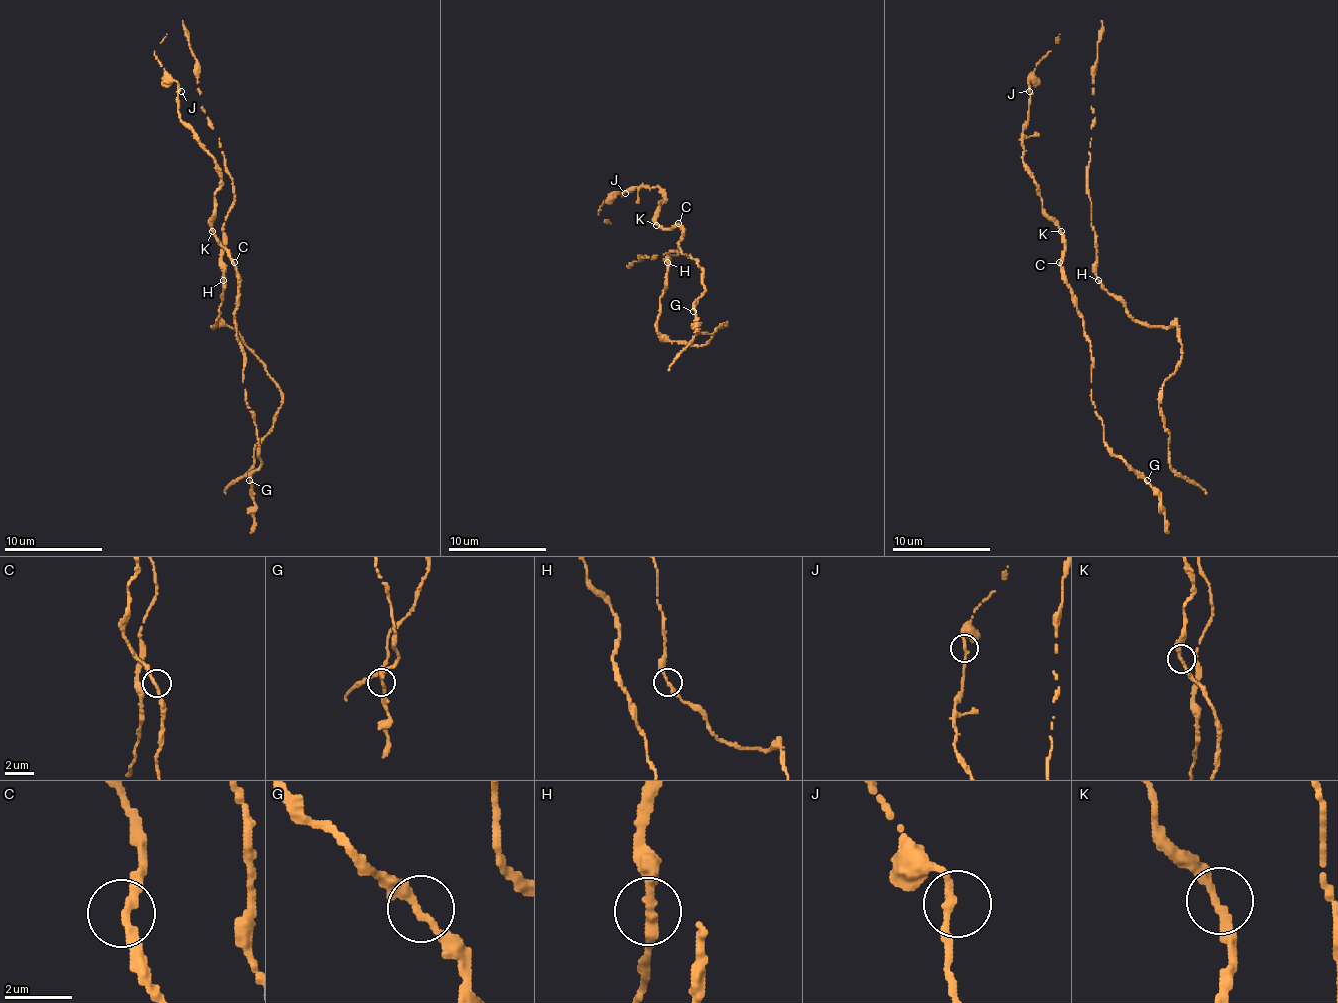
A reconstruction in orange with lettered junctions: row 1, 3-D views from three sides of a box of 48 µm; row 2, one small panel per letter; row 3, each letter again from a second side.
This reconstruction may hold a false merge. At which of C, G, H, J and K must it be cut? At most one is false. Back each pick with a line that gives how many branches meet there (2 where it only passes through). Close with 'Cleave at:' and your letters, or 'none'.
Cleave at: none

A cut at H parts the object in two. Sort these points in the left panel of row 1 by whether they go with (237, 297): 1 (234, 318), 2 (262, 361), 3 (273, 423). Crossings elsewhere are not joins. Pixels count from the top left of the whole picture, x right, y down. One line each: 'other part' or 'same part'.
1: same part
2: other part
3: other part

